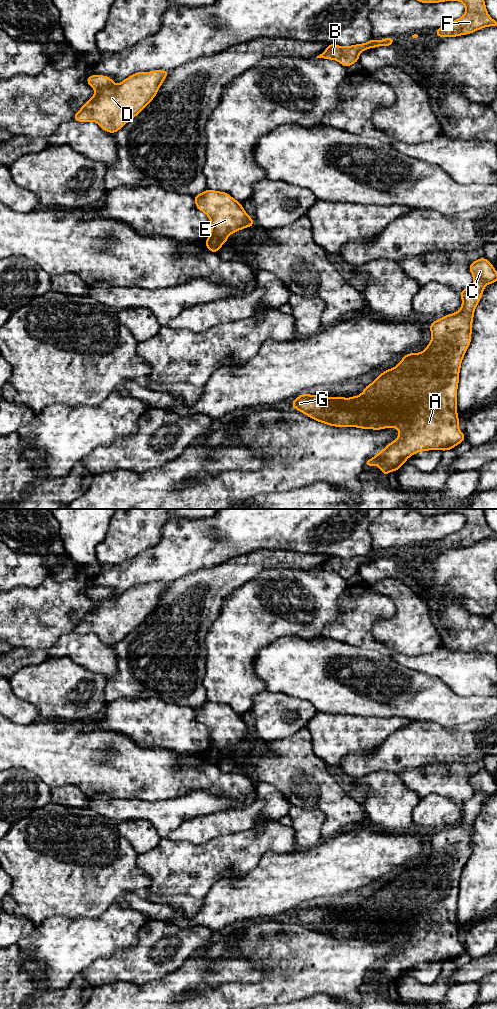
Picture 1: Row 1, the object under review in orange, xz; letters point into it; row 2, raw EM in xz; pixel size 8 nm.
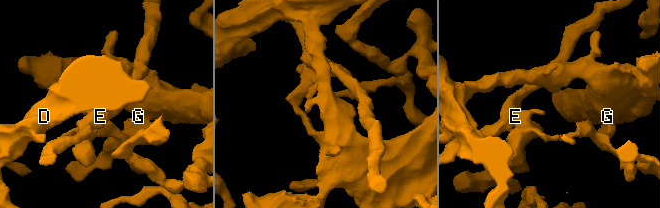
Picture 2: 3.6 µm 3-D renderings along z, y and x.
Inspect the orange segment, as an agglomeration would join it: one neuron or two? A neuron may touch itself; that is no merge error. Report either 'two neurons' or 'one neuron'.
two neurons

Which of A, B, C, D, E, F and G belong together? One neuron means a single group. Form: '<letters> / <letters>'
A B C D F G / E

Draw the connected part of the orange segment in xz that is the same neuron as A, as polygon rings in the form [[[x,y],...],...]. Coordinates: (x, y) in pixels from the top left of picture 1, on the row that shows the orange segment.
[[[484,257],[472,262],[469,265],[469,270],[474,278],[474,283],[469,288],[460,291],[461,309],[453,314],[445,315],[428,326],[432,338],[423,352],[405,354],[397,366],[389,370],[385,369],[373,383],[365,386],[365,390],[360,395],[345,399],[343,396],[323,397],[304,393],[291,402],[291,406],[318,422],[335,427],[358,427],[374,430],[396,427],[399,433],[398,438],[365,462],[365,467],[378,465],[383,475],[386,476],[390,471],[397,472],[410,456],[419,451],[436,449],[447,451],[464,441],[465,434],[458,428],[459,417],[456,411],[459,371],[462,359],[471,343],[474,310],[482,297],[484,287],[497,282],[495,268]]]

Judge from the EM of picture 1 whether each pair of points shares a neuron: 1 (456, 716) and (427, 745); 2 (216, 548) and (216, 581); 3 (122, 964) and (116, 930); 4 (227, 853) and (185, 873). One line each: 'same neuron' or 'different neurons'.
1: different neurons
2: different neurons
3: different neurons
4: same neuron

